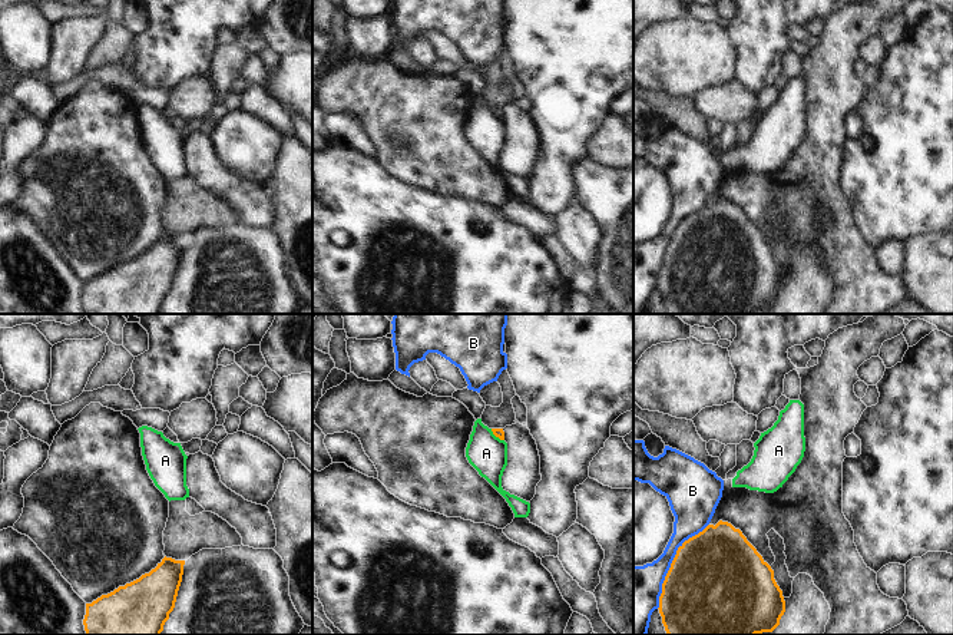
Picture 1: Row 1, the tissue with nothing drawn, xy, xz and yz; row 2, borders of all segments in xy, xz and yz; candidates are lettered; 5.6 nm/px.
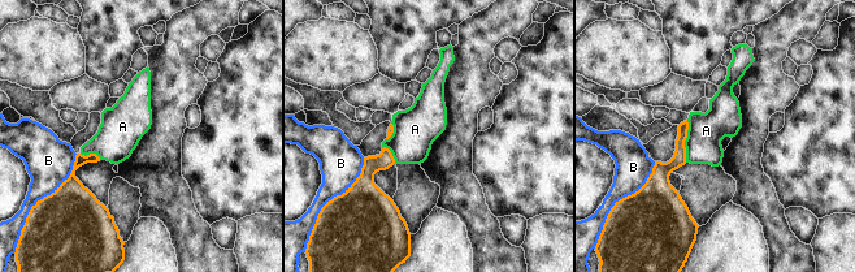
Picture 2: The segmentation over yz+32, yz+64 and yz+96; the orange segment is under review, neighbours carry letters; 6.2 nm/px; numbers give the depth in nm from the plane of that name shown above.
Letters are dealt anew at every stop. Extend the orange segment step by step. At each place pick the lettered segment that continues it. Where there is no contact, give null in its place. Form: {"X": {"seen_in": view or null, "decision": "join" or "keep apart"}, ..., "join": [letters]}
{"A": {"seen_in": "xz", "decision": "keep apart"}, "B": {"seen_in": "yz", "decision": "keep apart"}, "join": []}

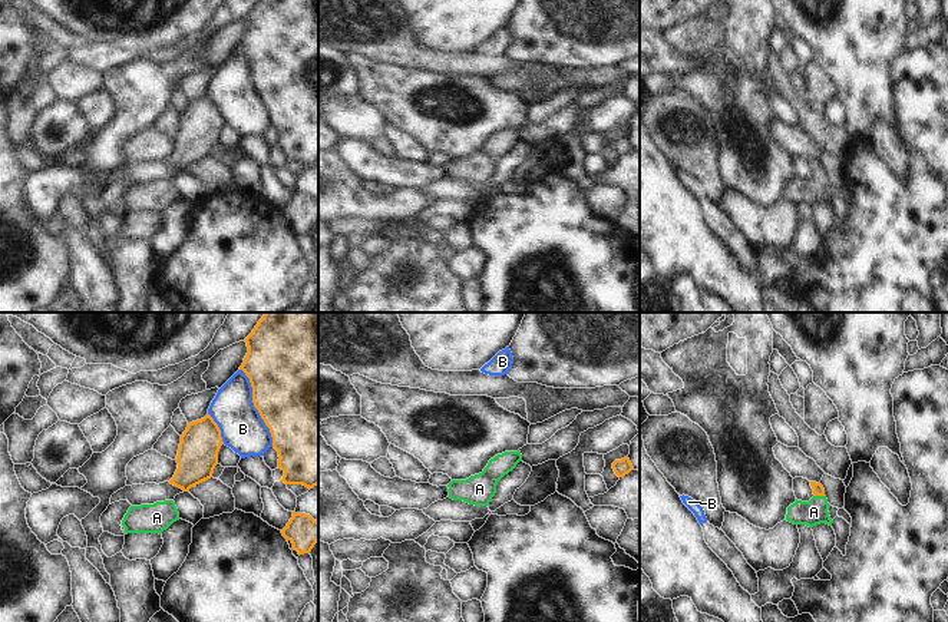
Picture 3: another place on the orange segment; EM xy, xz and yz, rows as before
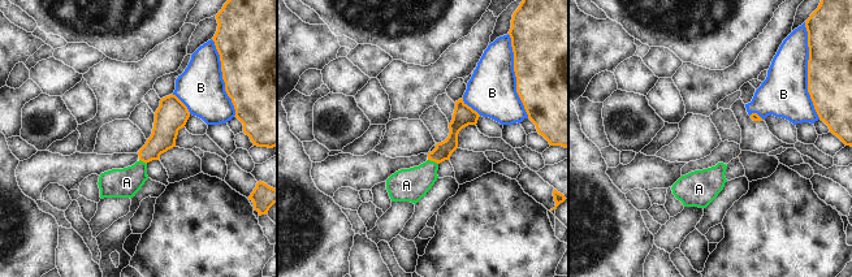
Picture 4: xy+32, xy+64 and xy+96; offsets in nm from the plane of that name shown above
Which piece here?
{"A": {"seen_in": "yz", "decision": "join"}, "B": {"seen_in": "xy", "decision": "keep apart"}, "join": ["A"]}

